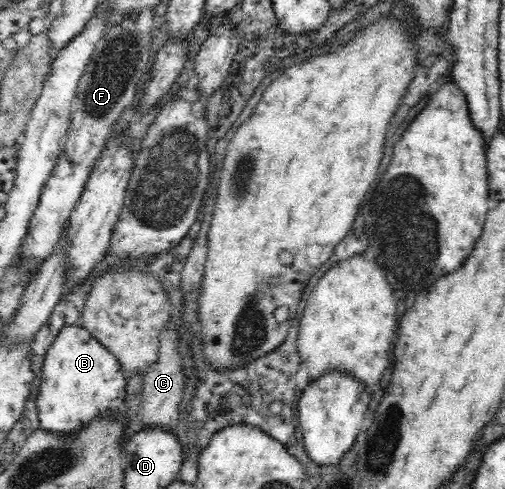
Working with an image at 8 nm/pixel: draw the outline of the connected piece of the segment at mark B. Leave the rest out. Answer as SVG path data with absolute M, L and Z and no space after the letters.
M65 323L56 334L54 343L45 354L42 367L42 379L36 397L40 425L44 430L56 434L74 432L84 424L92 423L92 419L99 417L114 417L125 410L127 375L120 366L120 360L114 356L96 336L78 324Z

